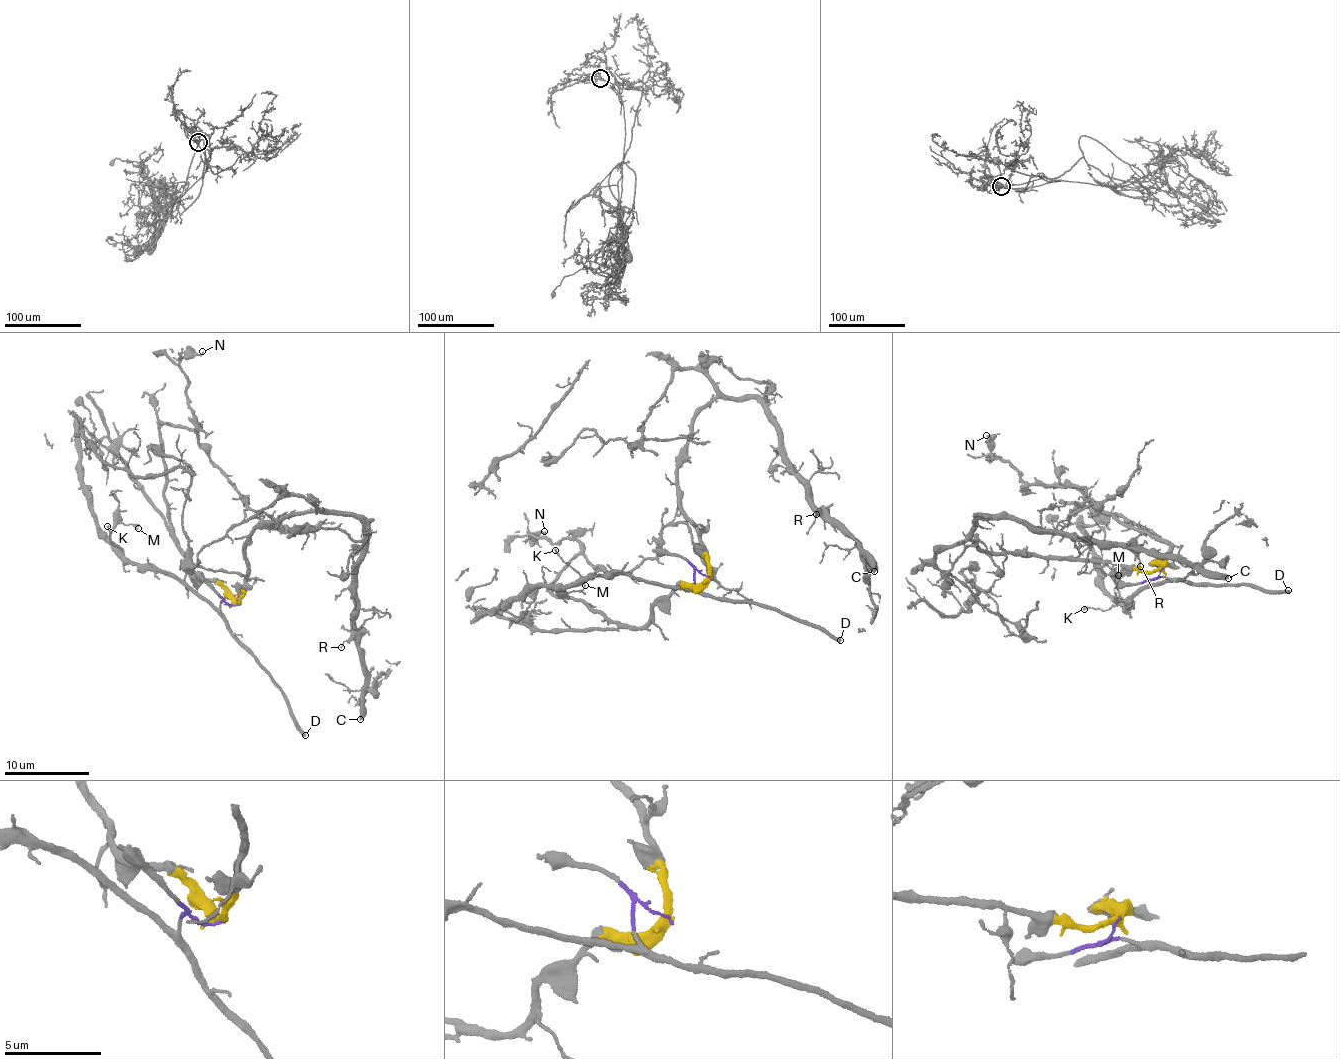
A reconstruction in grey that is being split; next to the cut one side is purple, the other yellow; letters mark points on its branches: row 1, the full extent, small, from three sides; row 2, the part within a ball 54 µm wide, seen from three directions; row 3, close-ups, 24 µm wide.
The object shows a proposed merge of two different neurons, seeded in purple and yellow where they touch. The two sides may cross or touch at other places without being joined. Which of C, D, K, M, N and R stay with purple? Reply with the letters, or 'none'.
D, K, M

